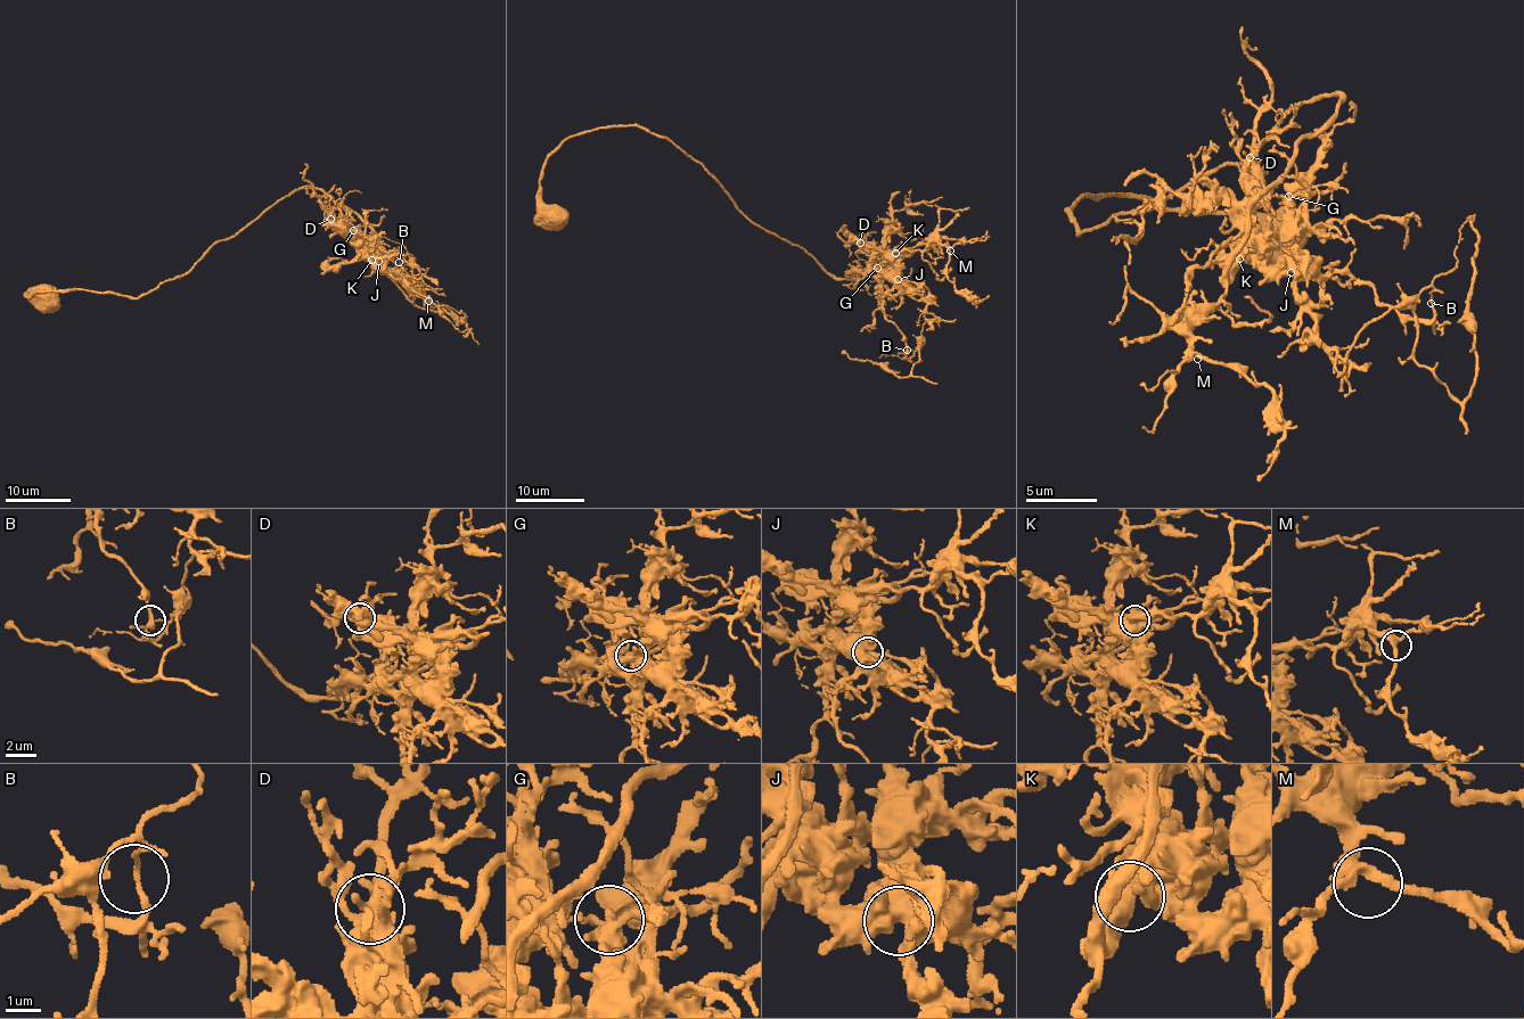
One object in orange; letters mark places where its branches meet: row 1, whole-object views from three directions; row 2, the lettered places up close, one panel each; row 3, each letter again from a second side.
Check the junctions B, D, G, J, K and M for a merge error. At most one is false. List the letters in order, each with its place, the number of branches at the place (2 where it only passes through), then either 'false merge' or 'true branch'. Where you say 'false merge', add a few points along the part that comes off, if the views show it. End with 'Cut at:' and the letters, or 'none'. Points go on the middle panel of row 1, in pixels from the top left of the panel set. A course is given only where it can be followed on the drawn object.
B: place (907, 350); branches 2; false merge; course (906, 351), (916, 350), (918, 345), (919, 360), (909, 375), (895, 376), (879, 364), (852, 359), (842, 352)
D: place (860, 243); branches 3; true branch
G: place (877, 268); branches 3; true branch
J: place (898, 279); branches 2; true branch
K: place (895, 253); branches 3; true branch
M: place (950, 251); branches 3; true branch
Cut at: B

